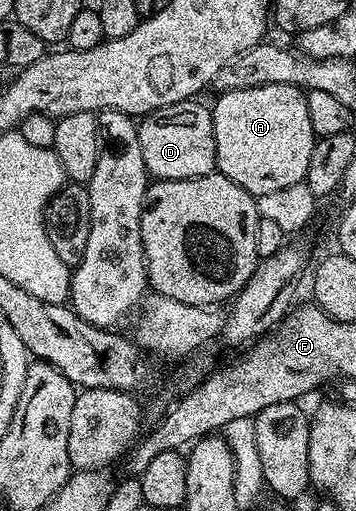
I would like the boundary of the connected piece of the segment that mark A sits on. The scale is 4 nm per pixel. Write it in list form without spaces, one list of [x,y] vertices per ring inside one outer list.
[[[264,84],[260,88],[224,90],[212,102],[217,173],[228,176],[252,195],[276,192],[305,179],[316,135],[308,120],[306,95],[297,86]]]

